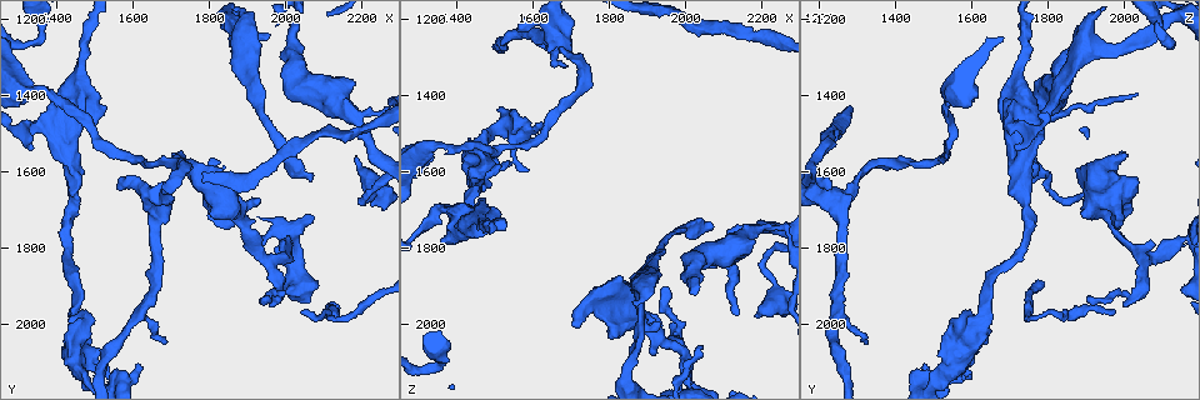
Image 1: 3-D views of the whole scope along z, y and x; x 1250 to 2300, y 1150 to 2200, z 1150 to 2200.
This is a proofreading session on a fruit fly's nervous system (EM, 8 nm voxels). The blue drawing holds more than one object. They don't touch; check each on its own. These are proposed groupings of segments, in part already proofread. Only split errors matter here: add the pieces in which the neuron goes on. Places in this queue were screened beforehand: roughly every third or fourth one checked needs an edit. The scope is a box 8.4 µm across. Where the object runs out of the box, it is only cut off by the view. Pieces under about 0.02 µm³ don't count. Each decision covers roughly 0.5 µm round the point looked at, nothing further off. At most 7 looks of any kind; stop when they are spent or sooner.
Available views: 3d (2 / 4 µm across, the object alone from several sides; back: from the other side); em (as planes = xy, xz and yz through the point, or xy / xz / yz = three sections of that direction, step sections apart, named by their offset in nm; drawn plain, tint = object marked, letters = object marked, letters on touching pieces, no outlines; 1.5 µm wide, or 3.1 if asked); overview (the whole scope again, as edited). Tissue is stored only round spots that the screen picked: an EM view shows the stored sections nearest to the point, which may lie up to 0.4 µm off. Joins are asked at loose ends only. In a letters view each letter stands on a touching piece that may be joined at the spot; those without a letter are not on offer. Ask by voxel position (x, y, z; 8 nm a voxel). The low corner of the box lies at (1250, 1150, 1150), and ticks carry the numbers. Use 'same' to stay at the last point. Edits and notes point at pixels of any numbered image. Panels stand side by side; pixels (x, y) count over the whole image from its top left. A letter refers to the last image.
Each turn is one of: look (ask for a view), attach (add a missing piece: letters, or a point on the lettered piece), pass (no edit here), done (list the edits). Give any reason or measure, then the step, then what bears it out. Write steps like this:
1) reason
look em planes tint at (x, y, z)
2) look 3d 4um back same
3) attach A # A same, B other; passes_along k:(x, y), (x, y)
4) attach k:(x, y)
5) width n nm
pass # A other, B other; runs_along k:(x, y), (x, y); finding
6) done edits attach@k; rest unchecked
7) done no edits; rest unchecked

free end
look 3d 2um at (2140, 1965, 1980)

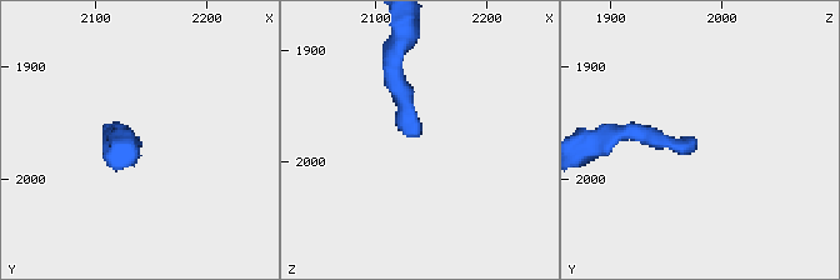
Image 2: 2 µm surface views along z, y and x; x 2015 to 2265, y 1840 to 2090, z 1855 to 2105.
look em xy step 4 tint at (2142, 1968, 1976)

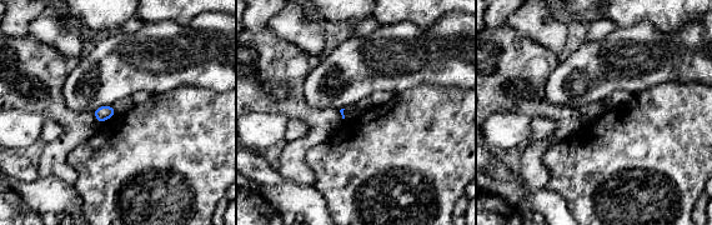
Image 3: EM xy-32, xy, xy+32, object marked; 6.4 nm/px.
cut it another way
look em planes letters same

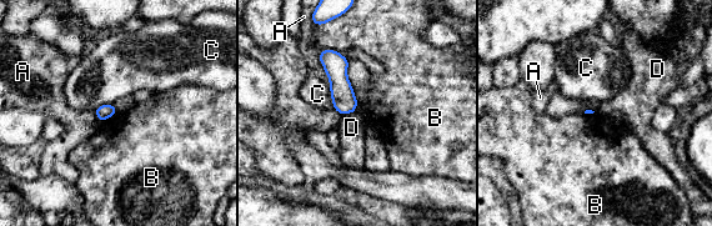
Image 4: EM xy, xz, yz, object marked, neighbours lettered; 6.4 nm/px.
longest_contact B 200 nm
pass # A other, B other, C other, D other; no lettered piece goes on from it

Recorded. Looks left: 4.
look em planes plain at (1930, 1675, 1990)

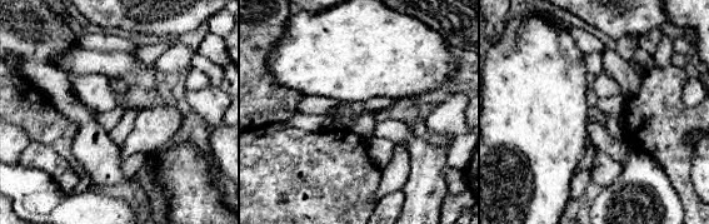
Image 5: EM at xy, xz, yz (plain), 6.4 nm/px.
look em planes tint same

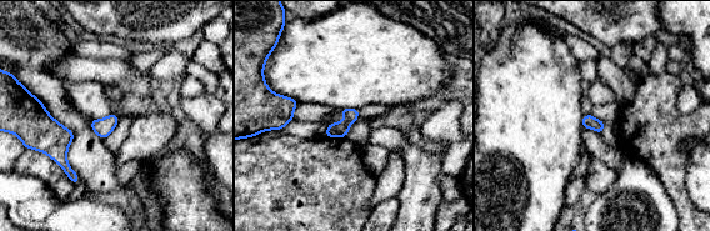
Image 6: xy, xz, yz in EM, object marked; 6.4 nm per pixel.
see the neighbours
look em planes letters same

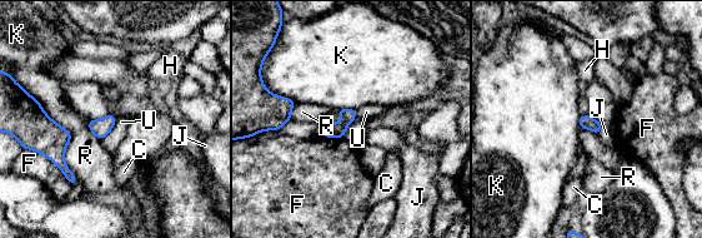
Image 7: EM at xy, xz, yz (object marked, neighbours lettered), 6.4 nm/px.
pass # C other, F other, H other, J other, K other, R other, U other; border 7:(266, 88), (295, 103); no lettered piece goes on from it

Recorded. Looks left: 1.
an open end
look em 3.1um planes letters at (2065, 1625, 1760)

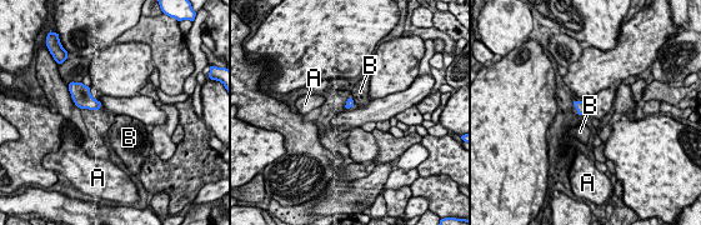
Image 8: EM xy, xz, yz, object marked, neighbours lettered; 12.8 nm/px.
longest_contact A 130 nm
pass # A other, B other; border 8:(351, 96), (354, 103); no lettered piece goes on from it

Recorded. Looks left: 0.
done no edits; rest unchecked

